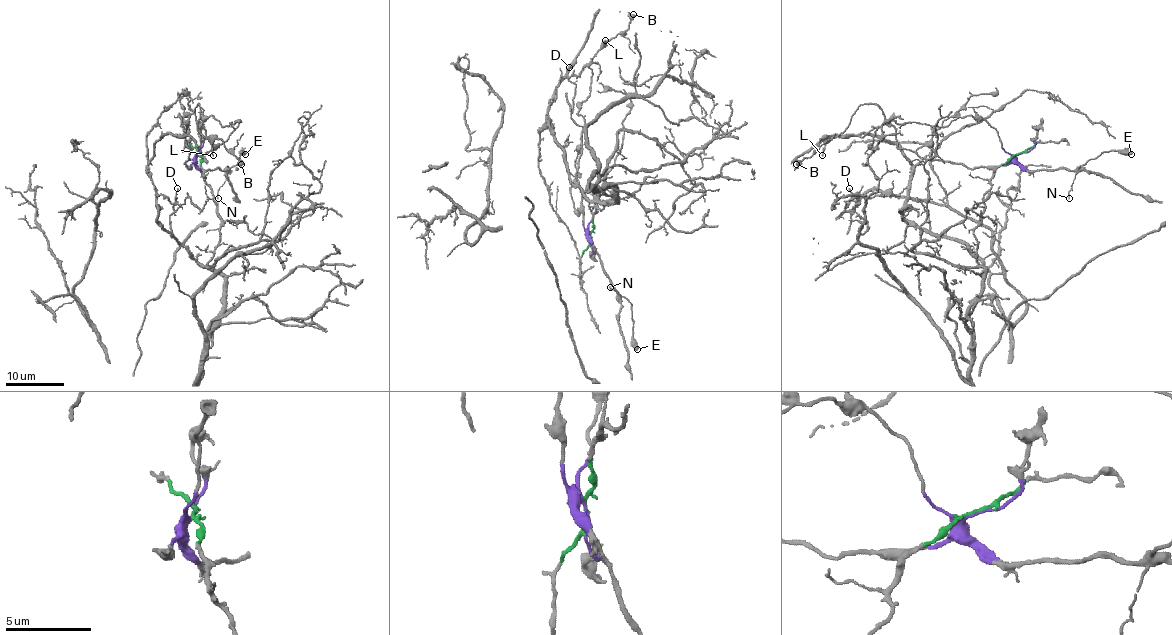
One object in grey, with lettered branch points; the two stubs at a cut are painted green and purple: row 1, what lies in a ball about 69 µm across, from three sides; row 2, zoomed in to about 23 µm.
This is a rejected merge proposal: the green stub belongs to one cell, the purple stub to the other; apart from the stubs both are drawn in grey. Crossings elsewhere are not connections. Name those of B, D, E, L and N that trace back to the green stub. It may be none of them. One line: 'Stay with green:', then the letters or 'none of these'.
Stay with green: D

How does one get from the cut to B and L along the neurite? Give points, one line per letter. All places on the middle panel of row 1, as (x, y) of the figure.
B: (591, 238), (584, 223), (577, 174), (584, 127), (577, 113), (590, 94), (590, 62), (629, 27), (633, 14)
L: (591, 238), (584, 223), (577, 174), (584, 127), (577, 113), (590, 94), (590, 62), (606, 40)

